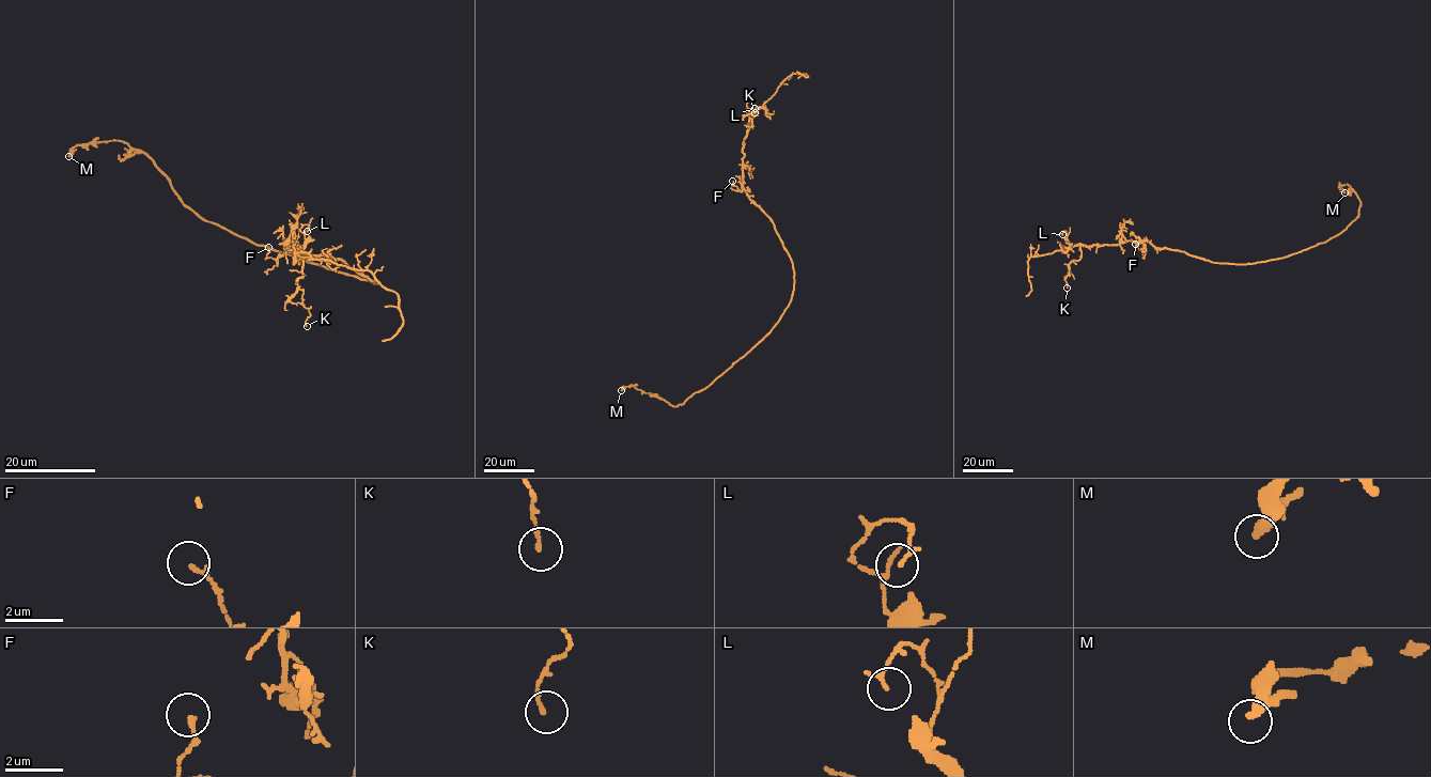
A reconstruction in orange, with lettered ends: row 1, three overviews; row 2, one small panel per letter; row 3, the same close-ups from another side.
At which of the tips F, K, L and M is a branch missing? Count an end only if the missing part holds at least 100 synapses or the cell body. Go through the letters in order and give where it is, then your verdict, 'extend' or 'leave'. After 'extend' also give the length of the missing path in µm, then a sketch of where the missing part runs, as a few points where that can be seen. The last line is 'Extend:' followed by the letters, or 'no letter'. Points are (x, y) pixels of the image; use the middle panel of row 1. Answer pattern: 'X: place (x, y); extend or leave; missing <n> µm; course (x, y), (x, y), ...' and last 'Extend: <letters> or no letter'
F: place (732, 181); leave
K: place (755, 112); leave
L: place (755, 108); leave
M: place (621, 390); leave
Extend: no letter

